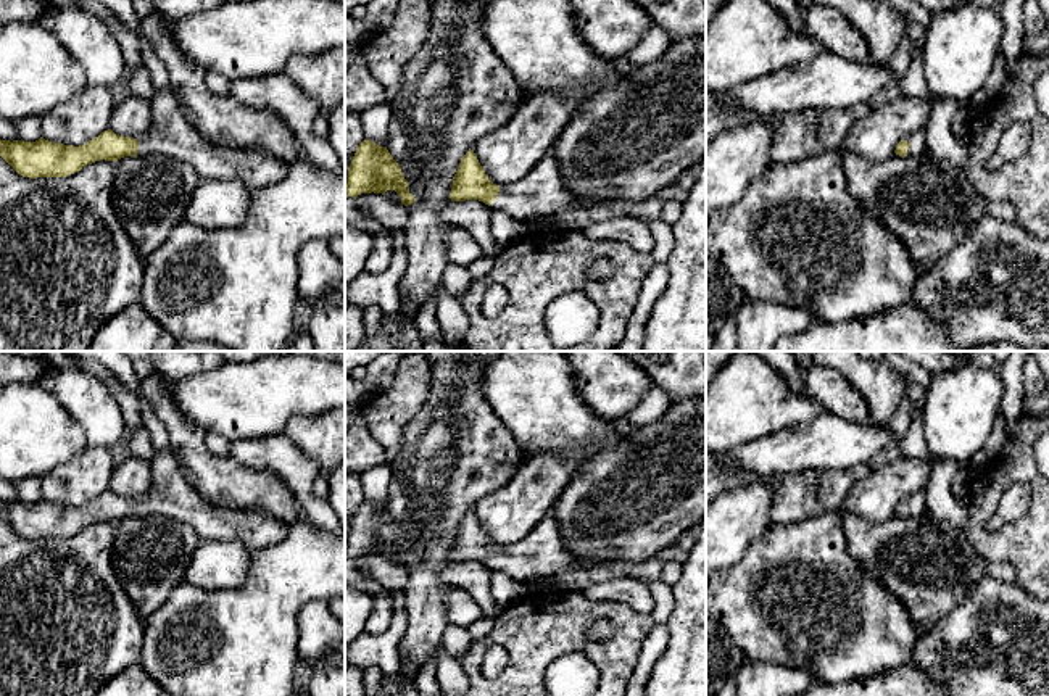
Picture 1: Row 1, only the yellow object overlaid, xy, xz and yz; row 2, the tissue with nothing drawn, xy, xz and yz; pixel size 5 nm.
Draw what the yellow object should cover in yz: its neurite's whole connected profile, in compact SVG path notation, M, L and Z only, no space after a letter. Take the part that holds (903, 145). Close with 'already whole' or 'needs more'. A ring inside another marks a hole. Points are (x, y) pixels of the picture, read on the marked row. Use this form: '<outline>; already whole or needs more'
M920 129L907 135L904 140L901 140L894 153L899 156L917 156L925 150L927 150L927 130Z; needs more

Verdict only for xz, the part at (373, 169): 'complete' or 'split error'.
complete

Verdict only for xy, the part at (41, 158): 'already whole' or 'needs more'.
needs more

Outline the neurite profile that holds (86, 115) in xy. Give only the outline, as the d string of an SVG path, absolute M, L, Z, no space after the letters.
M87 84L39 119L42 137L63 145L84 145L110 129L114 105L108 87Z

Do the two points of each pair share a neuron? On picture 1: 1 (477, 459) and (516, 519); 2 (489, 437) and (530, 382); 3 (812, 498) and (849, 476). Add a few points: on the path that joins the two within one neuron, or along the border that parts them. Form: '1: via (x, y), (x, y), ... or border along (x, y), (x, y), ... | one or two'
1: border along (522, 461), (505, 485), (487, 493), (472, 509) | two
2: border along (482, 387), (484, 398), (521, 445) | two
3: via (822, 490), (840, 480) | one

